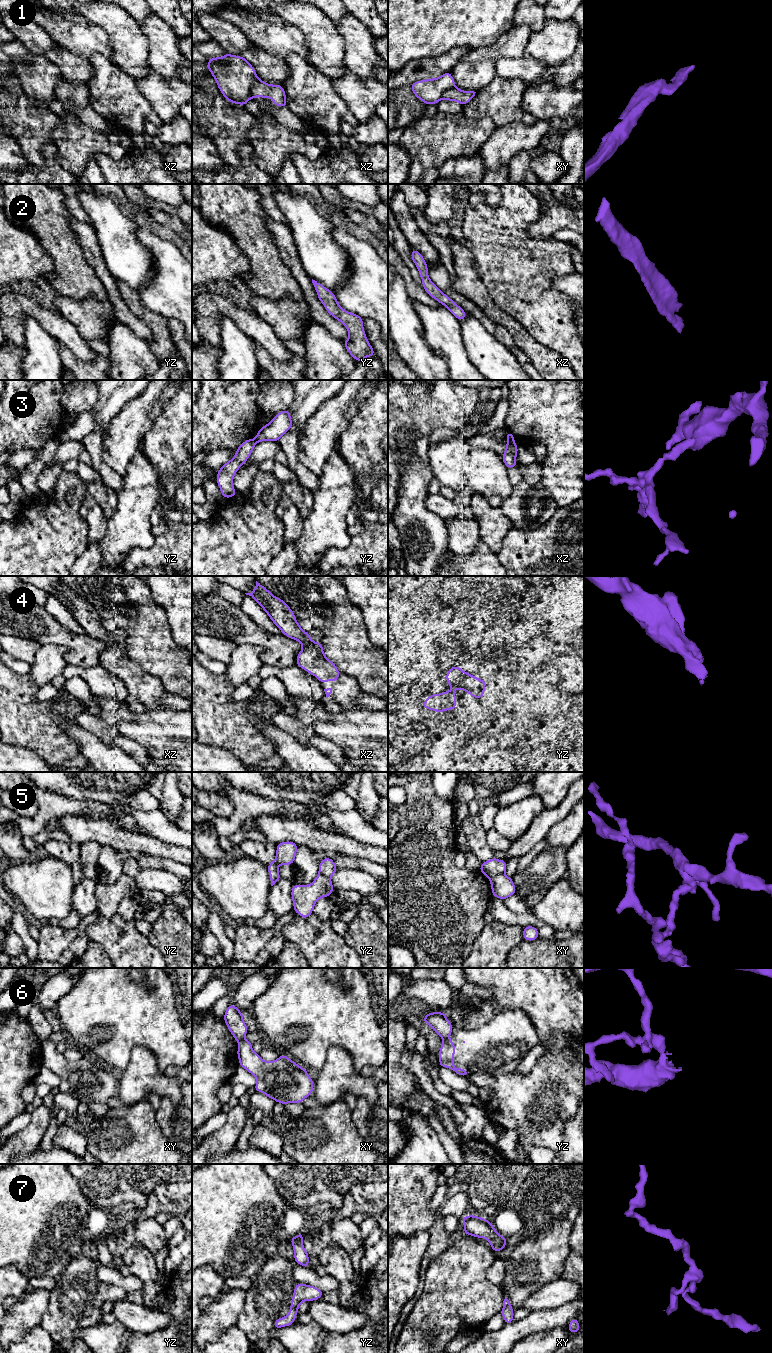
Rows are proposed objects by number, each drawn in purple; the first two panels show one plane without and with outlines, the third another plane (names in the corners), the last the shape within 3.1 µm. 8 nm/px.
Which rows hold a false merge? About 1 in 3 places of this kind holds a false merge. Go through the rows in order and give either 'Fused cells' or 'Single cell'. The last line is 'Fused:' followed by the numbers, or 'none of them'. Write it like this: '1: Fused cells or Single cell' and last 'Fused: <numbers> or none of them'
1: Fused cells
2: Single cell
3: Fused cells
4: Single cell
5: Fused cells
6: Fused cells
7: Single cell
Fused: 1, 3, 5, 6

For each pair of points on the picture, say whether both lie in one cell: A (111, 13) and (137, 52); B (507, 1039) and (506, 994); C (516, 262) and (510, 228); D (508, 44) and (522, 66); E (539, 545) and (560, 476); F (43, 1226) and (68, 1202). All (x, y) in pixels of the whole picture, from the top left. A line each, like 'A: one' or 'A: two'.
A: one
B: two
C: one
D: two
E: two
F: one

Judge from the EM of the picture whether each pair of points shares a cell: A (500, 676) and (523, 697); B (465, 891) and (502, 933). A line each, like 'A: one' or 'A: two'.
A: two
B: two

